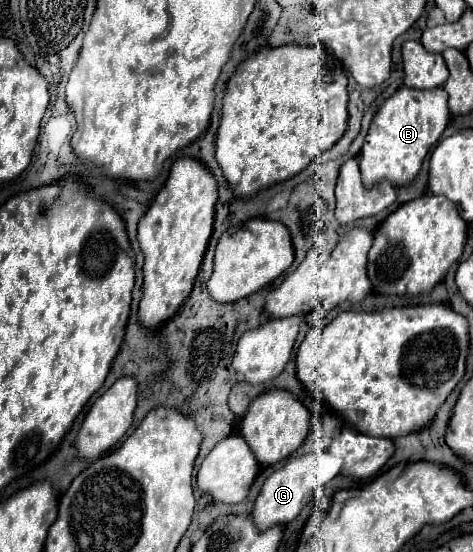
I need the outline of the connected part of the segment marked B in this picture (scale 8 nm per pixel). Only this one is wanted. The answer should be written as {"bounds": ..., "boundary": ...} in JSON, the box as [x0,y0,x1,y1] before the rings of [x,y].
{"bounds":[358,87,451,187],"boundary":[[[400,87],[384,105],[378,109],[372,119],[370,131],[364,139],[364,145],[358,155],[362,183],[366,187],[376,185],[386,179],[394,187],[408,185],[416,179],[426,153],[438,143],[442,131],[451,119],[448,111],[448,95],[442,87],[436,89],[408,89]]]}

